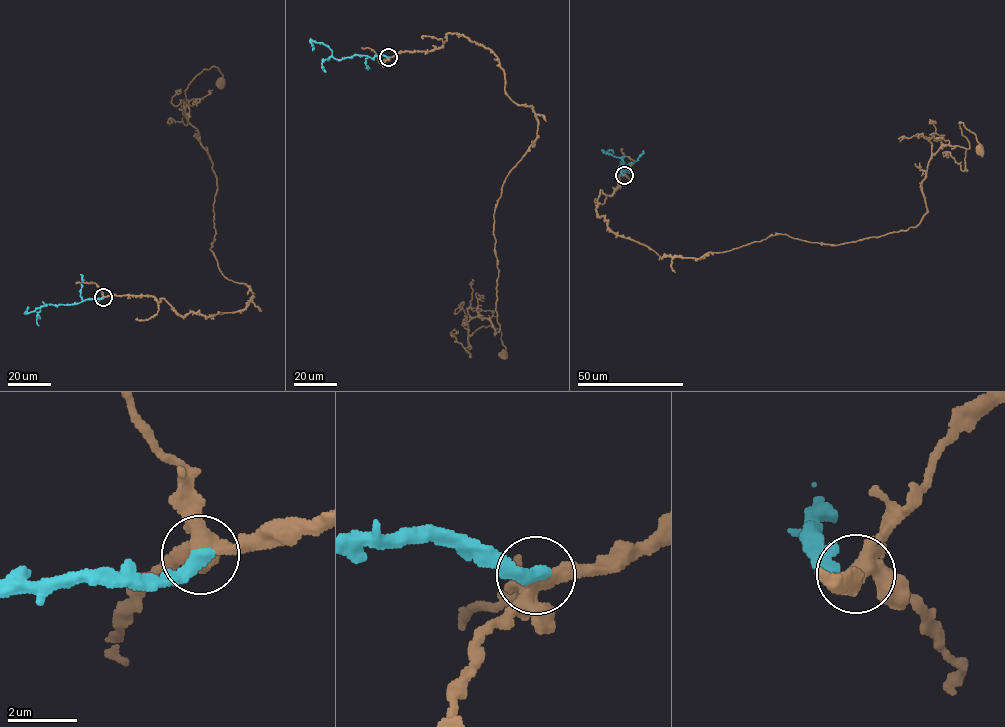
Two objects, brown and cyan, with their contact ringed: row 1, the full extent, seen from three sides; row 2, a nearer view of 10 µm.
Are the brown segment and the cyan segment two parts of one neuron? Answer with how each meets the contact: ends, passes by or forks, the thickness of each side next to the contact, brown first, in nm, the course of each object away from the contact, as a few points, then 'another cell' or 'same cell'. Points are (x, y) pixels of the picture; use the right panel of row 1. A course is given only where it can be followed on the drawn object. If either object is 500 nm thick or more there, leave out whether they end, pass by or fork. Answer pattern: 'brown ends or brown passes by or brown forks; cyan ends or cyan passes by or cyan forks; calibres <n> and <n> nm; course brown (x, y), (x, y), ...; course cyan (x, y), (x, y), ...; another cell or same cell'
brown forks; cyan ends; calibres 400 and 420 nm; course brown (624, 175), (598, 199), (610, 230), (700, 258), (915, 227), (929, 160), (969, 148), (959, 121), (978, 149); course cyan (624, 175), (619, 168), (623, 161), (604, 152), (611, 150), (613, 153); same cell

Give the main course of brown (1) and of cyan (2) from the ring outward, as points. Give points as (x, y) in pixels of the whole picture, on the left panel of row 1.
1: (103, 297), (208, 316), (253, 297), (210, 249), (217, 177), (184, 114), (193, 79), (215, 67), (220, 83)
2: (103, 297), (73, 304), (47, 304), (29, 312), (27, 310)

